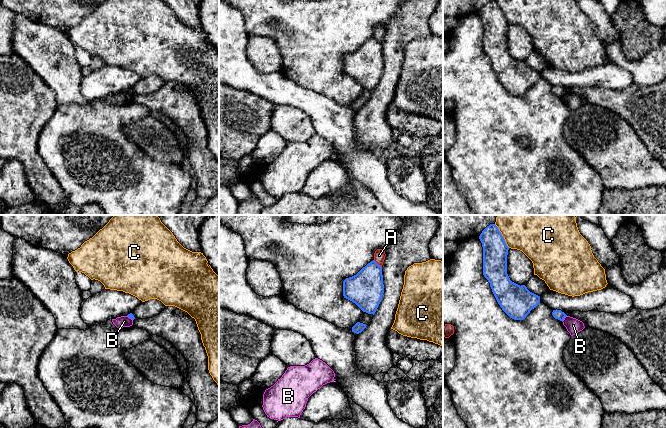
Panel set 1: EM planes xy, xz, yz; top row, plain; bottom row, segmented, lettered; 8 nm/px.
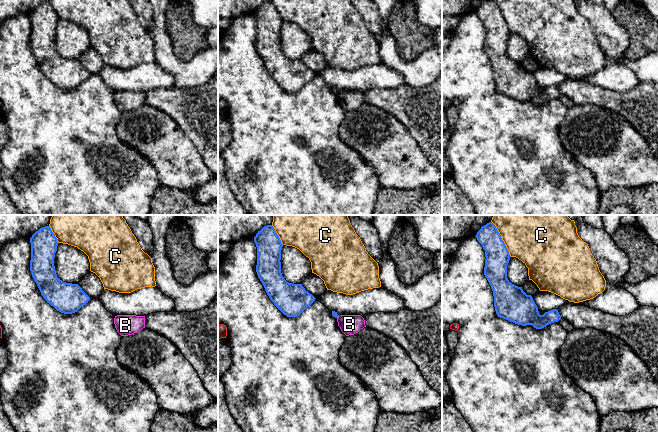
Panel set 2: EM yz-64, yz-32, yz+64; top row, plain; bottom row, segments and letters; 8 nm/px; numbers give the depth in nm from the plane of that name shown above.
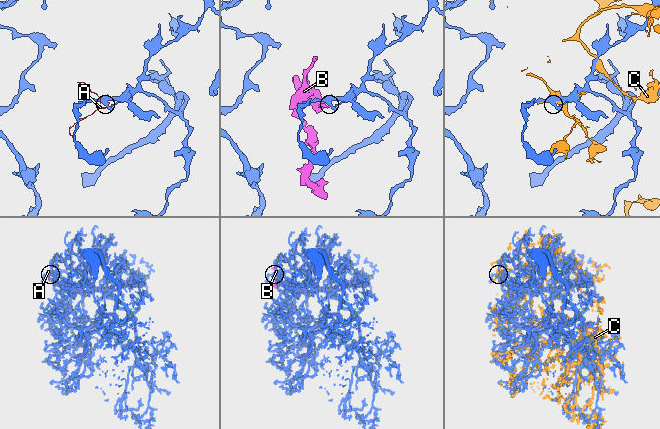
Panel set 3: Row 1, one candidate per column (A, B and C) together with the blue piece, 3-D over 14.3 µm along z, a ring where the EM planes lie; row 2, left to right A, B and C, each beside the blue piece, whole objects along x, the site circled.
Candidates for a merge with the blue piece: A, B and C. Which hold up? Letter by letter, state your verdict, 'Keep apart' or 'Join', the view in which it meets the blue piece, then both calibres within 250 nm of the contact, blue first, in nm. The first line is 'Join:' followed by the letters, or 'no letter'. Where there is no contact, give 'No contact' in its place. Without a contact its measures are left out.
Join: no letter
A: Keep apart. Touches blue in xz. Thickness 280 nm (blue) against 90 nm
B: Keep apart. Touches blue in yz. Thickness 80 nm (blue) against 120 nm
C: Keep apart. Touches blue in yz. Thickness 200 nm (blue) against 500 nm

